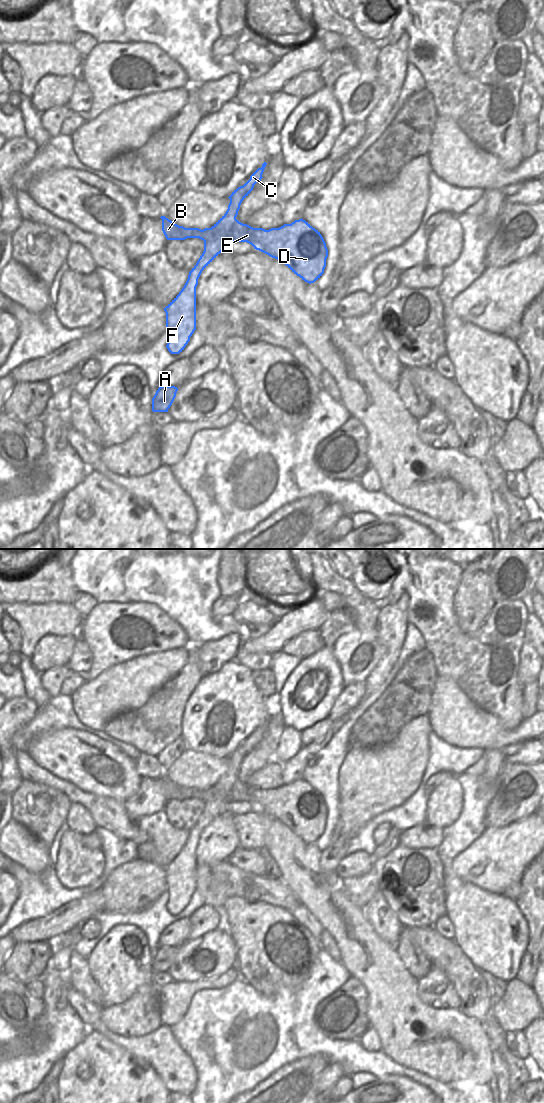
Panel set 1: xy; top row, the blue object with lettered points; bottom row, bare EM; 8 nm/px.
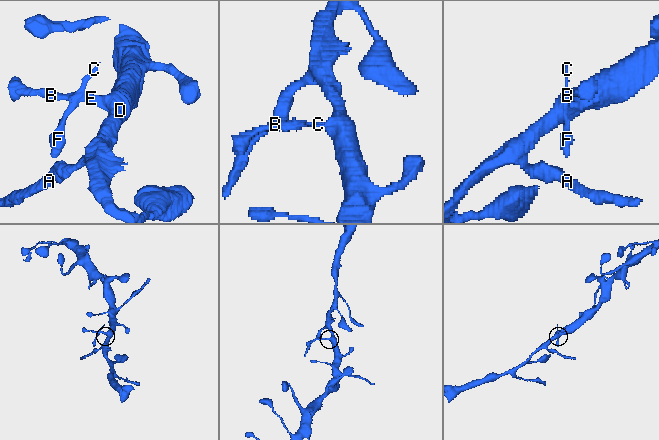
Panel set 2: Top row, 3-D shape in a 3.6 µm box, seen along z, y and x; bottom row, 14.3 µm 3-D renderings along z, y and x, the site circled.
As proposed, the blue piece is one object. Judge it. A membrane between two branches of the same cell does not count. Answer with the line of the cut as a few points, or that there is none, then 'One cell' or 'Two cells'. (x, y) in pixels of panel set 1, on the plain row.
No split. One cell.

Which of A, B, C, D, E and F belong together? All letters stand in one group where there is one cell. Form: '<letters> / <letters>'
A B C D E F

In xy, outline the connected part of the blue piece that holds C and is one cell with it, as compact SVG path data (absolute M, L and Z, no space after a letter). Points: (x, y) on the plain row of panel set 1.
M264 722L261 728L258 728L250 739L238 747L228 757L230 763L226 773L211 787L203 790L199 788L185 788L179 786L161 776L162 791L167 800L185 800L187 798L199 798L204 801L204 811L198 819L196 825L189 832L188 839L179 852L179 854L164 868L166 873L166 890L170 897L166 905L171 914L179 914L184 910L190 897L196 890L196 847L202 831L221 813L224 812L224 805L227 802L247 802L254 809L259 810L272 818L275 818L285 824L294 834L299 836L305 842L311 844L318 840L324 833L328 809L326 803L318 790L313 788L302 778L295 780L291 784L284 784L279 788L265 790L263 788L253 788L247 784L239 782L236 777L242 761L253 750L254 745L260 742L267 723Z

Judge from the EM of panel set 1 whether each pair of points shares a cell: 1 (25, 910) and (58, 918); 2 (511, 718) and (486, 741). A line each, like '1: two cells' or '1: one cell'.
1: two cells
2: two cells

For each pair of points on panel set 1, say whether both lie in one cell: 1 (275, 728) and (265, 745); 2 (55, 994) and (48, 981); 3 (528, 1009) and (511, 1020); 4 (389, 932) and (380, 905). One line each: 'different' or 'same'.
1: same
2: same
3: same
4: same

